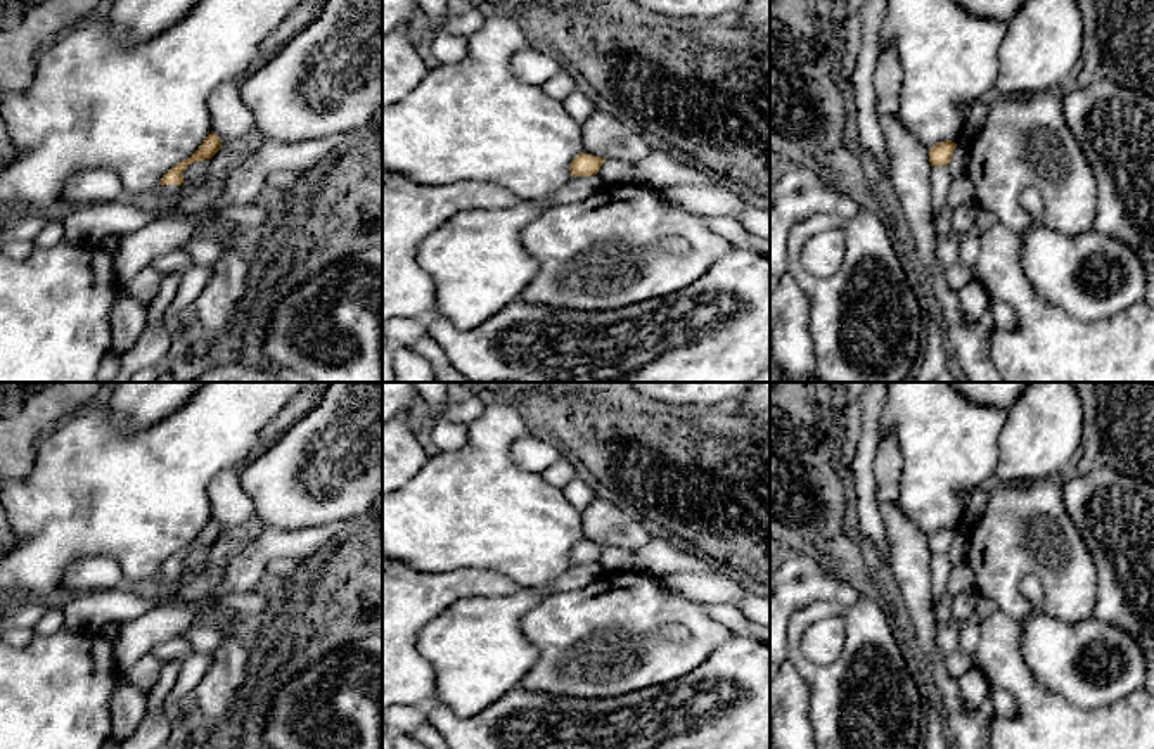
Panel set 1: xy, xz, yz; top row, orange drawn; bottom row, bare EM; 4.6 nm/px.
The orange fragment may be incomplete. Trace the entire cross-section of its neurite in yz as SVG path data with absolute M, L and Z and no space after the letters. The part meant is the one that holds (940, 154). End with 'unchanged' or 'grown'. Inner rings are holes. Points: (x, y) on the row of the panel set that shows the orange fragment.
M945 140L945 142L939 142L934 147L931 147L929 149L931 166L948 166L955 147L957 147L957 144L952 140Z; unchanged

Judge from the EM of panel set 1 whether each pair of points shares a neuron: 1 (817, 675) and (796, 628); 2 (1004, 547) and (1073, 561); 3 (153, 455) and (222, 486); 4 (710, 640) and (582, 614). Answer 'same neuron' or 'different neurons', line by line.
1: same neuron
2: same neuron
3: different neurons
4: same neuron

